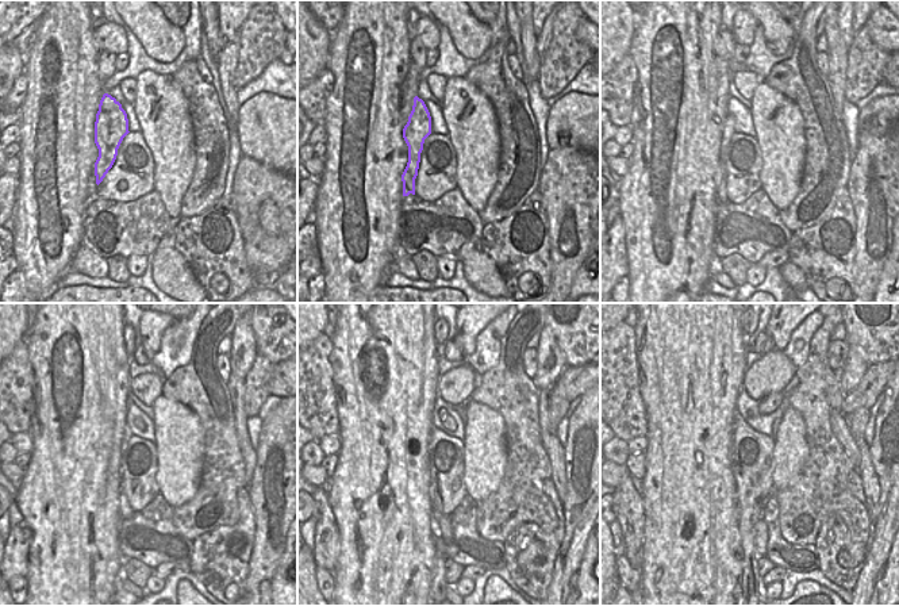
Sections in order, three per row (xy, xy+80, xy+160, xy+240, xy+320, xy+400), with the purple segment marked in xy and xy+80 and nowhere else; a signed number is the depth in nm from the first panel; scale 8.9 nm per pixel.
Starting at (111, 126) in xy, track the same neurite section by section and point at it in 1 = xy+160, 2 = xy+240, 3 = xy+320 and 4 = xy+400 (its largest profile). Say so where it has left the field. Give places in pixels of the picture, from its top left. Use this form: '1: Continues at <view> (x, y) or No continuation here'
1: Continues at xy+160 (727, 131)
2: Continues at xy+240 (126, 511)
3: Continues at xy+320 (441, 525)
4: Continues at xy+400 (761, 534)

